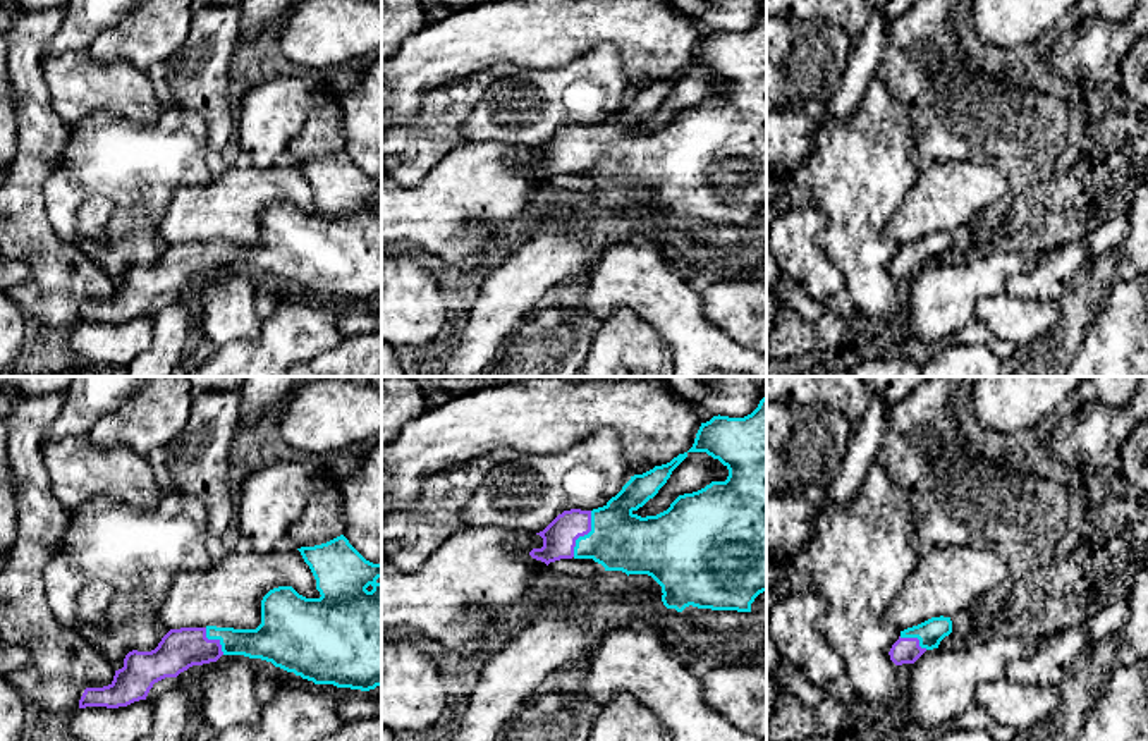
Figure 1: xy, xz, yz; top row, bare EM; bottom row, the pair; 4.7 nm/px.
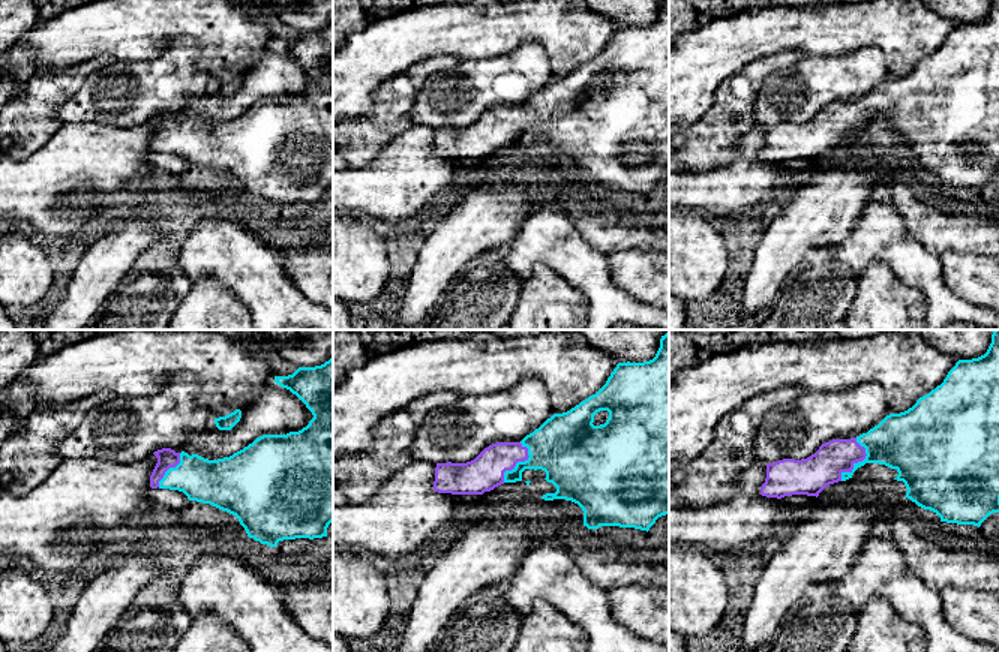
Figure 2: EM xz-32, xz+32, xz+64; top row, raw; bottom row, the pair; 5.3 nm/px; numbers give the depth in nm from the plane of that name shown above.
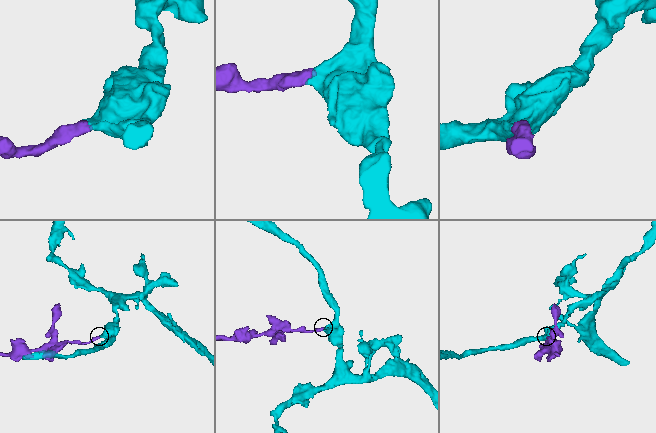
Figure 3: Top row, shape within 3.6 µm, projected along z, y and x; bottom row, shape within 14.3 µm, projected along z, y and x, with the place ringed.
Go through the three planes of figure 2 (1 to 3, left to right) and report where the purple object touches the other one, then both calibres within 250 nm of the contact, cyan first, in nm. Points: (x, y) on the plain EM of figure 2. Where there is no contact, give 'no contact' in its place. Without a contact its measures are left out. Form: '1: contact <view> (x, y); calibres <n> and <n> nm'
1: contact xz-32 (168, 134); calibres 240 and 110 nm
2: contact xz+32 (518, 126); calibres 320 and 190 nm
3: contact xz+64 (858, 126); calibres 300 and 190 nm

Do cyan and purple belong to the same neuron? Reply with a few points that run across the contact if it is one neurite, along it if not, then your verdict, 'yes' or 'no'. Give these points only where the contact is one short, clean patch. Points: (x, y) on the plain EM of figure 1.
line xz (619, 155), (612, 150), (585, 150), (559, 153); yes

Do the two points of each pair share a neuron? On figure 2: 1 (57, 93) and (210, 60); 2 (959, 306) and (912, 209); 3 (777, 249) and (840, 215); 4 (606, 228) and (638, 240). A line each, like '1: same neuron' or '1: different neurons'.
1: different neurons
2: different neurons
3: same neuron
4: same neuron

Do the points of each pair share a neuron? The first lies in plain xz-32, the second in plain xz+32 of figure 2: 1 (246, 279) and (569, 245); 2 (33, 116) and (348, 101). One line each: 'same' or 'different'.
1: same
2: different

